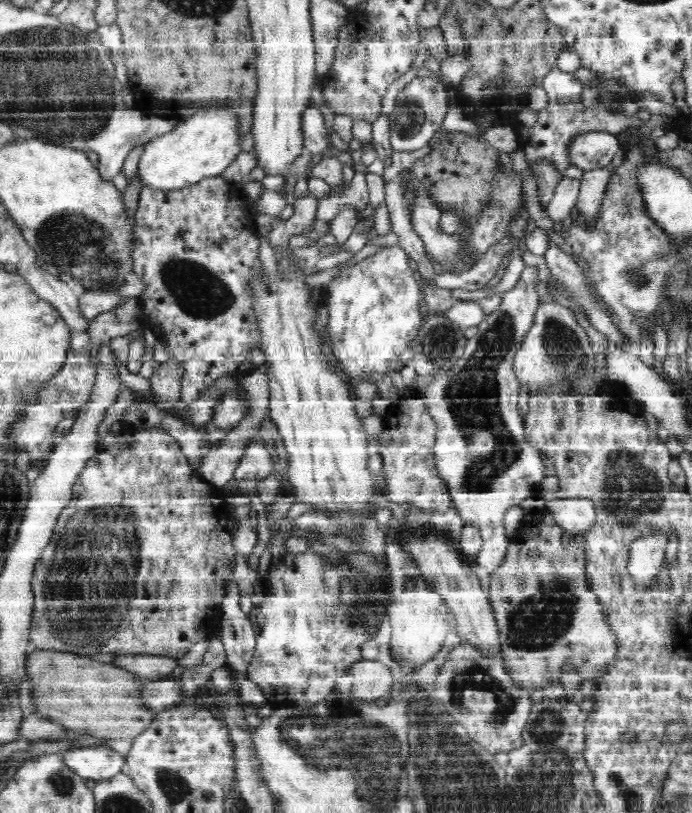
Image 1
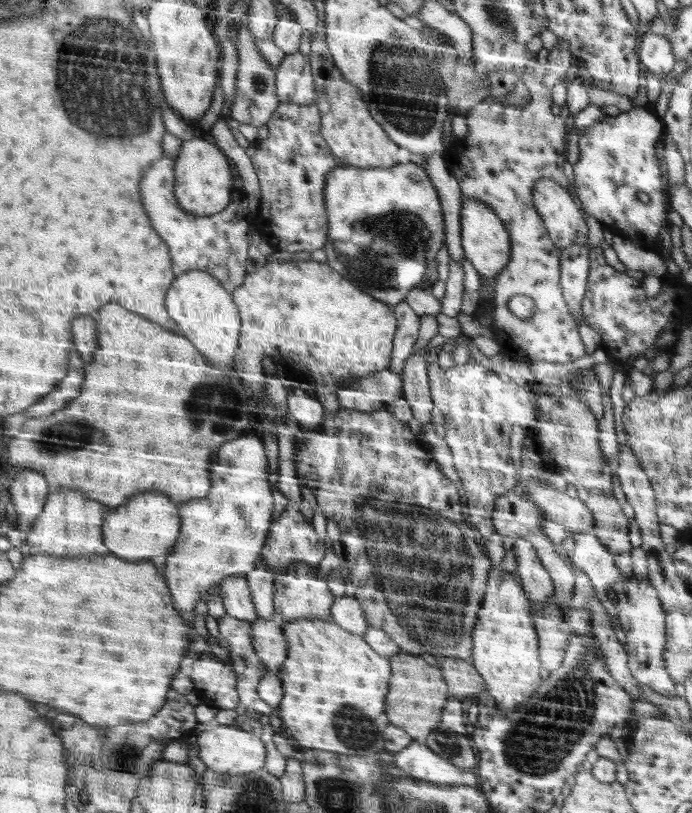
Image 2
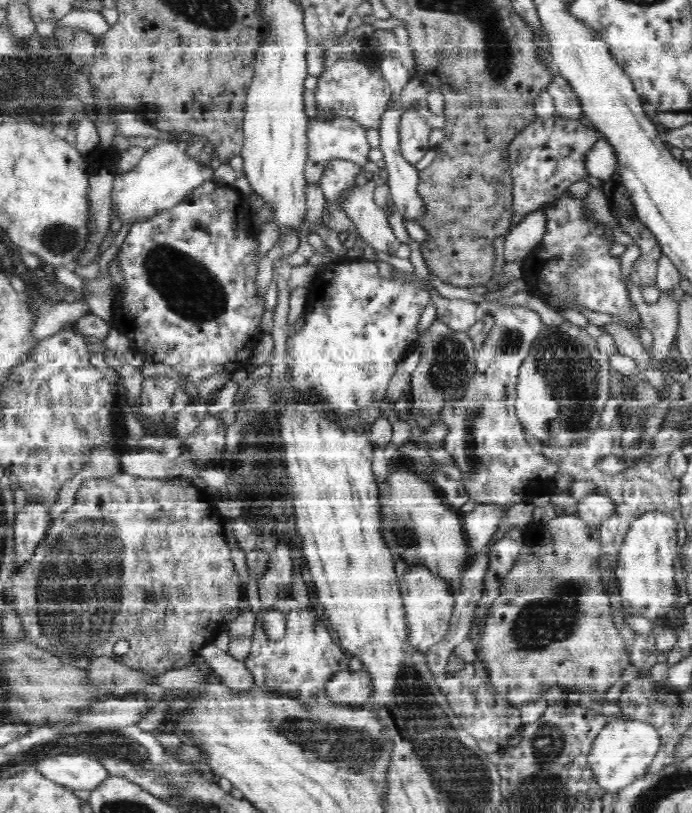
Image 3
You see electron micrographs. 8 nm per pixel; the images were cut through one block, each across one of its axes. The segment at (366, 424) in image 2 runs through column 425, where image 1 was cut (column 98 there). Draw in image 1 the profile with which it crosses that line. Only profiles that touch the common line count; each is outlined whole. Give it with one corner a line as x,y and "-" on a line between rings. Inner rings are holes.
126,426
126,432
122,436
128,436
130,446
124,448
124,452
120,456
112,456
106,454
102,450
98,450
92,458
88,458
88,462
84,464
82,474
78,476
76,484
74,484
74,492
72,492
72,500
70,504
60,512
58,522
56,522
56,532
52,534
50,544
46,546
46,550
42,552
36,570
34,570
34,578
32,578
32,590
34,590
34,620
32,620
32,628
30,628
30,642
34,644
36,650
48,650
48,652
68,652
68,654
80,654
80,656
90,656
90,654
114,654
114,656
122,656
122,654
166,654
172,658
182,660
190,648
200,642
200,640
212,640
214,638
214,630
220,624
220,614
222,614
222,600
224,600
224,592
228,592
228,584
234,580
234,564
232,560
236,560
236,550
232,544
232,536
228,534
228,504
224,502
222,492
218,492
214,486
206,484
200,474
196,470
190,468
188,458
182,454
180,444
168,434
168,430
162,428
142,428
142,430
134,430
130,426
-
90,572
92,574
92,582
108,582
106,588
90,588

